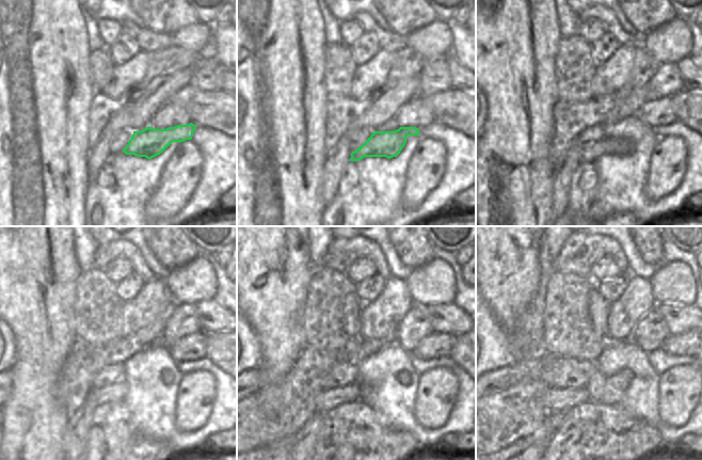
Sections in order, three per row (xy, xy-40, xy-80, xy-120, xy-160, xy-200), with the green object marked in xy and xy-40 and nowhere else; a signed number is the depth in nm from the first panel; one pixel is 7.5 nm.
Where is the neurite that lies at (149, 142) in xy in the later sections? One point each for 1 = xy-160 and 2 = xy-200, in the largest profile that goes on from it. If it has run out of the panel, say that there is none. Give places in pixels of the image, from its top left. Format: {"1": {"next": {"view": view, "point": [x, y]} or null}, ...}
{"1": {"next": {"view": "xy-160", "point": [328, 399]}}, "2": {"next": {"view": "xy-200", "point": [559, 400]}}}

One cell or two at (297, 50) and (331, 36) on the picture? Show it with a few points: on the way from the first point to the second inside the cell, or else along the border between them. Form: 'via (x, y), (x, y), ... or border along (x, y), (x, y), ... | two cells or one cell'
border along (320, 14), (324, 24), (324, 40), (328, 43) | two cells

